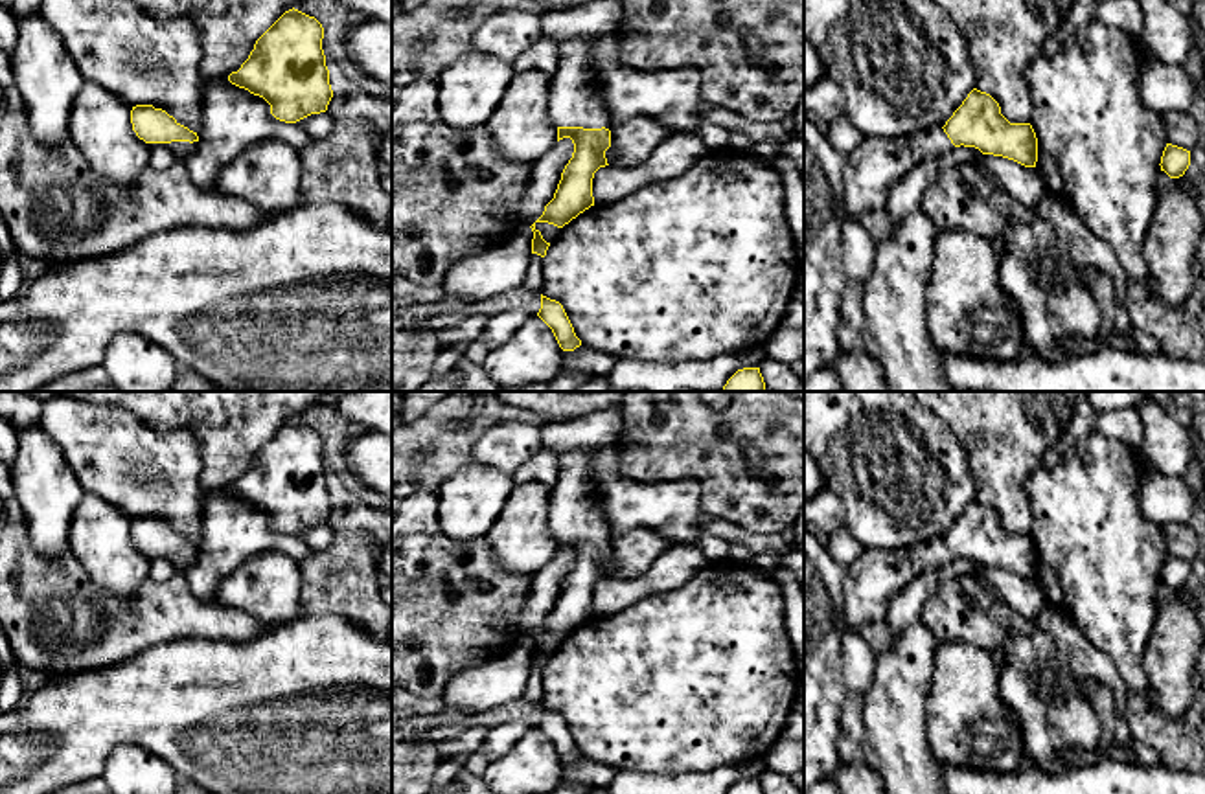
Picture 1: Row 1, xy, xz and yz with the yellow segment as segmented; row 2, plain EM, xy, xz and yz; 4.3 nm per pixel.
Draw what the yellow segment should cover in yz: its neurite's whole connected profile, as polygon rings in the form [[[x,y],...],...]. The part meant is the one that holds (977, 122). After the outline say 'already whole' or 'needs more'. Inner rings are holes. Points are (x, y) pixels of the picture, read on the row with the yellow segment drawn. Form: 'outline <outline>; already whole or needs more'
outline [[[973,88],[944,127],[907,138],[865,138],[844,165],[844,217],[863,217],[887,208],[889,193],[914,165],[940,158],[955,147],[975,147],[1036,167],[1038,138],[1030,123],[1010,123],[999,103]]]; needs more

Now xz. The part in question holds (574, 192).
outline [[[592,37],[559,42],[559,62],[550,75],[548,116],[557,127],[557,142],[570,138],[574,153],[561,173],[554,198],[535,222],[557,228],[594,206],[594,173],[609,165],[605,151],[611,147],[611,121],[591,62],[591,42]]]; needs more

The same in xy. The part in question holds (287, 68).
outline [[[293,7],[256,40],[228,81],[263,97],[270,114],[285,123],[326,112],[333,90],[322,39],[322,24]]]; already whole

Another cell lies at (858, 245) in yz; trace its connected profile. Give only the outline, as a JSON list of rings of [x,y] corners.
[[[844,217],[843,221],[843,263],[850,281],[865,285],[872,276],[876,241],[863,222]]]

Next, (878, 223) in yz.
[[[887,208],[866,213],[863,217],[863,226],[868,230],[868,233],[874,237],[876,243],[883,241],[890,230],[890,219]]]

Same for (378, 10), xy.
[[[340,0],[348,9],[366,20],[381,20],[392,26],[392,0]]]

